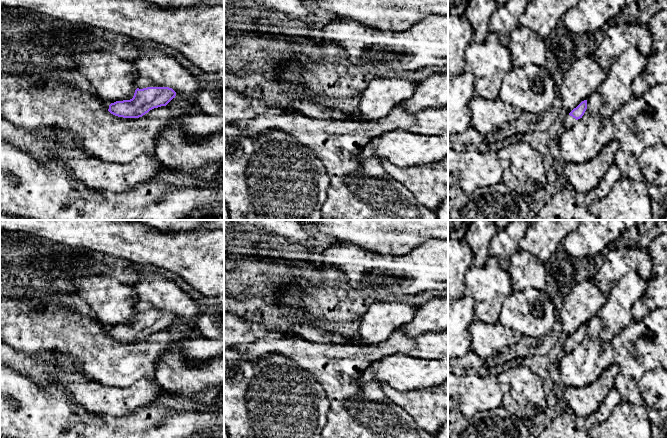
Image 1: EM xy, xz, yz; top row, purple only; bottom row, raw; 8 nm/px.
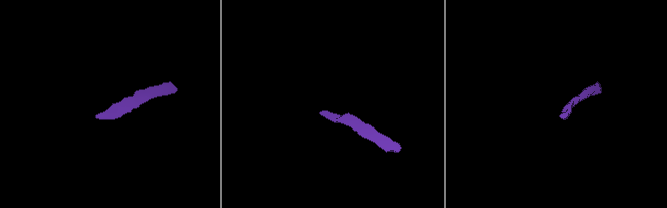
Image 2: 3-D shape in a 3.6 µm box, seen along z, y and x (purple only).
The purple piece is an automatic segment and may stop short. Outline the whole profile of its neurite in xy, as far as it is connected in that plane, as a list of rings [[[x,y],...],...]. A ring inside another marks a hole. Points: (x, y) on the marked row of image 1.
[[[169,87],[137,88],[132,99],[111,103],[108,111],[118,117],[139,118],[154,108],[166,106],[175,96],[176,92]]]

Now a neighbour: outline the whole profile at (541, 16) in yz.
[[[528,0],[519,23],[545,39],[558,28],[565,13],[578,2],[579,0]]]

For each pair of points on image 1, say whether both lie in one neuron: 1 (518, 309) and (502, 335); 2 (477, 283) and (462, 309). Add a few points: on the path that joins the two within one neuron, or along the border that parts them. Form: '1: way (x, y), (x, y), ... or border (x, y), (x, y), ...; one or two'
1: border (499, 322), (518, 331), (522, 335); two
2: border (466, 293), (473, 299), (475, 318); two

